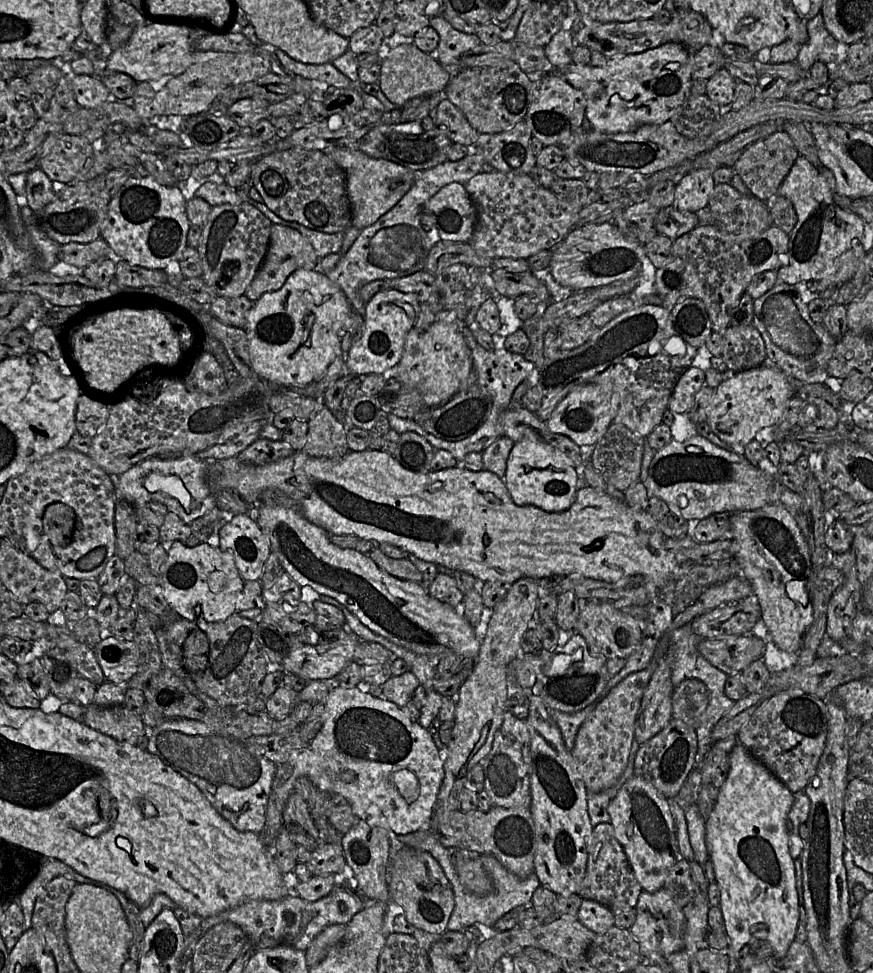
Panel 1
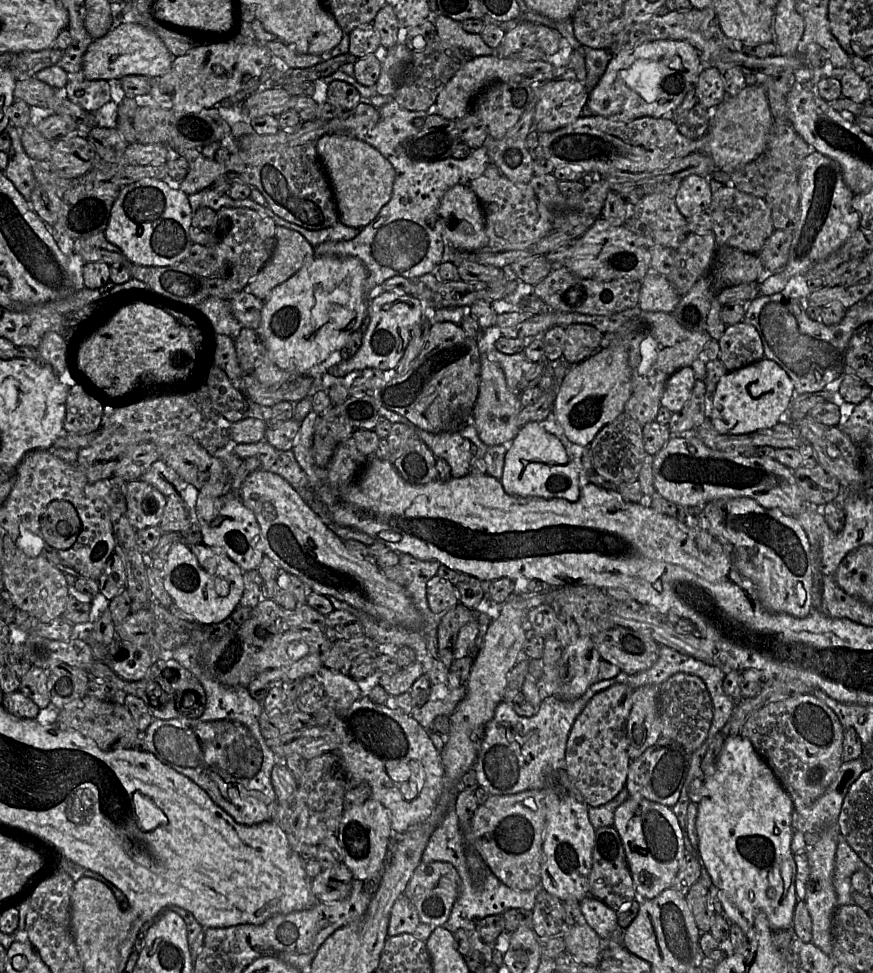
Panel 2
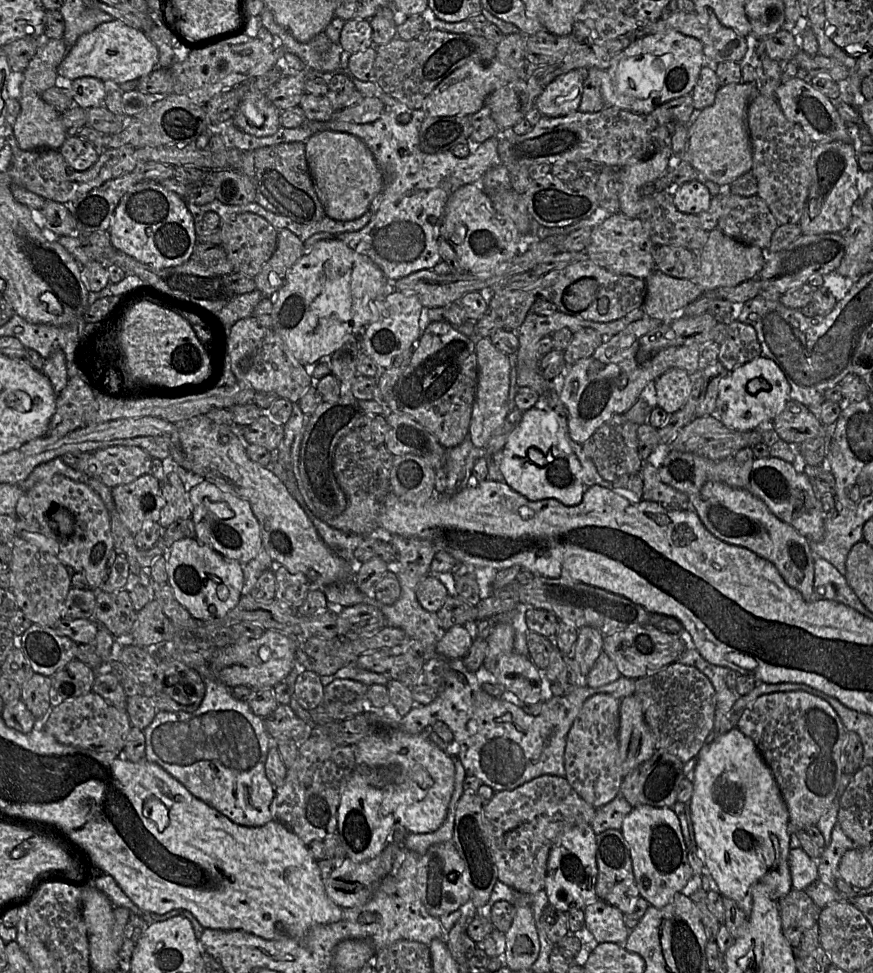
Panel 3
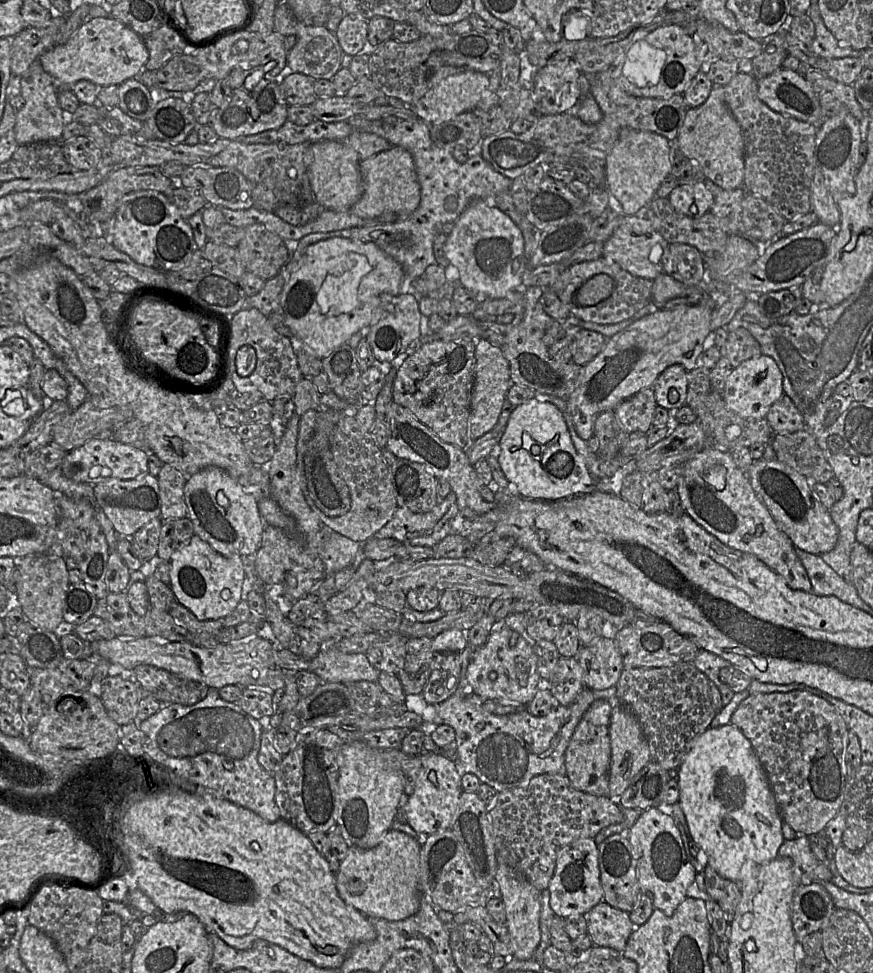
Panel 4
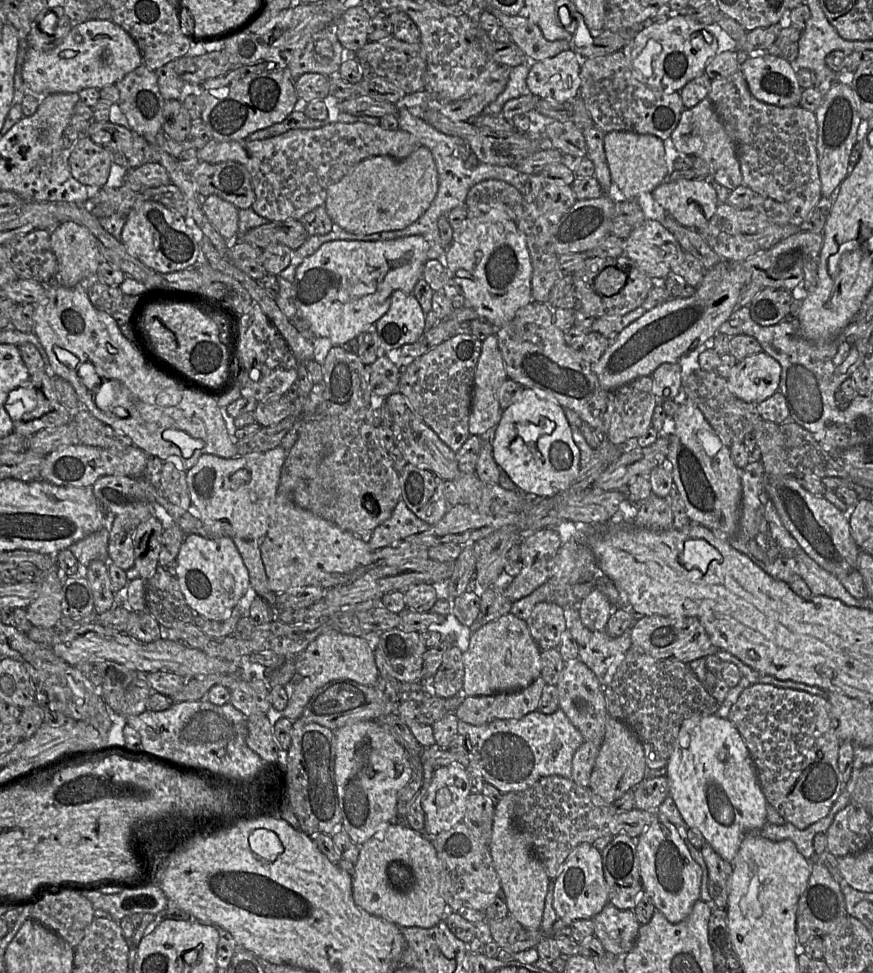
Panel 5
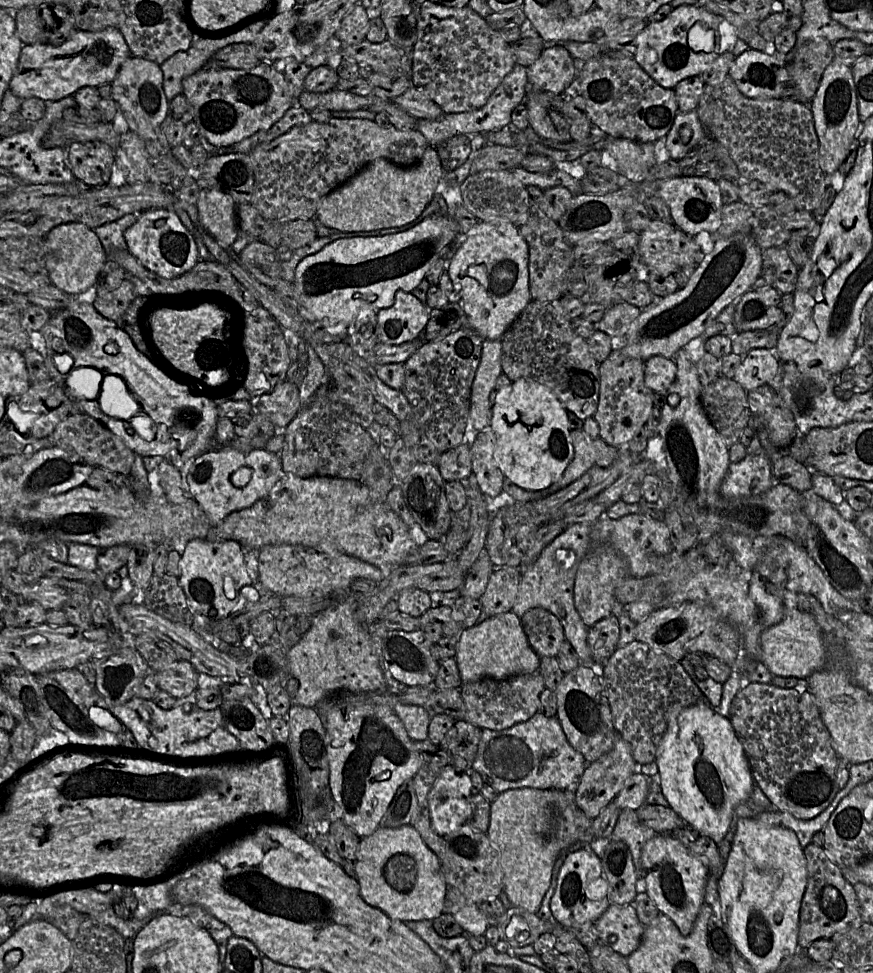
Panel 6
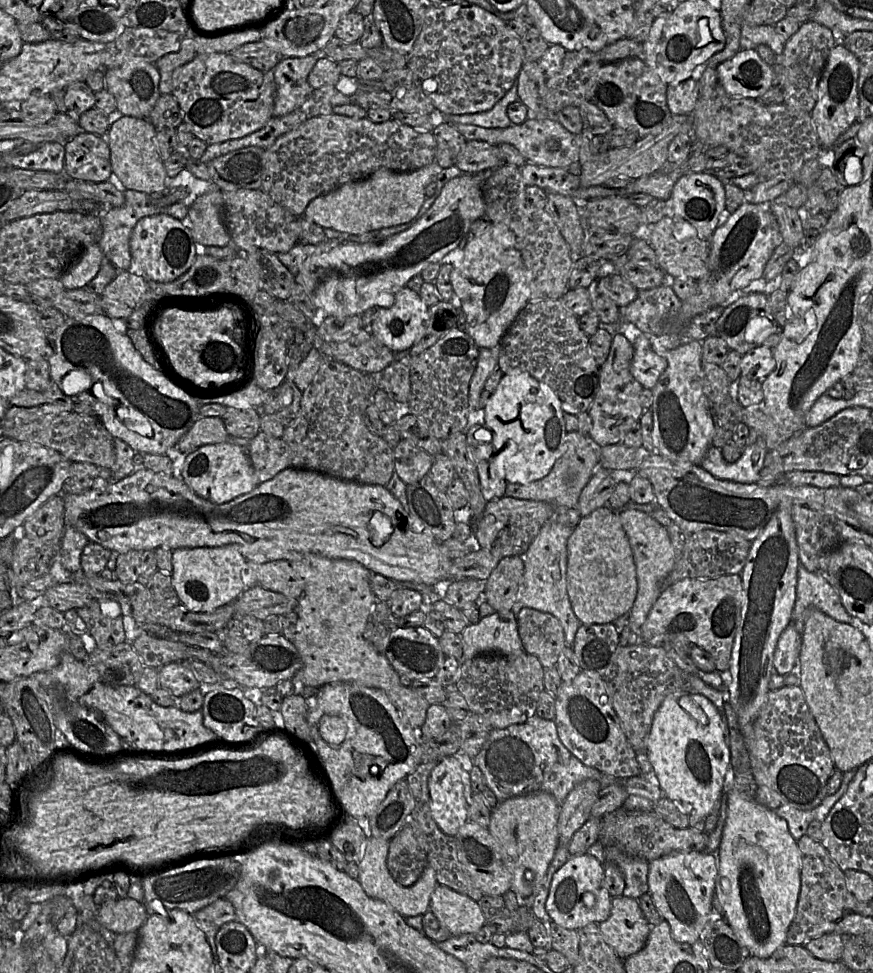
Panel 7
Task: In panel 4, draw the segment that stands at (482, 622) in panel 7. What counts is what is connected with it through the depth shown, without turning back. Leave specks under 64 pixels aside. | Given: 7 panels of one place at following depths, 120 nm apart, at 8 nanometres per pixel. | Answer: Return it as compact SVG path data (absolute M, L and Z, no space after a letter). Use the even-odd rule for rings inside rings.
M505 620L496 621L486 643L474 651L467 667L466 679L474 693L484 700L527 706L542 682L533 642L506 626Z

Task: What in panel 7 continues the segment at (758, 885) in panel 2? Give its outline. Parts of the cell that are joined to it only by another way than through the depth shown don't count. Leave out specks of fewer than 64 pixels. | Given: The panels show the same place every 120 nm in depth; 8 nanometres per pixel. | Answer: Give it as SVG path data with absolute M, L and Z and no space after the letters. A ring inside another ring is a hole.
M684 690L667 695L654 715L646 754L664 796L678 805L684 813L706 818L713 810L719 810L725 776L731 765L731 754L721 714L710 700Z

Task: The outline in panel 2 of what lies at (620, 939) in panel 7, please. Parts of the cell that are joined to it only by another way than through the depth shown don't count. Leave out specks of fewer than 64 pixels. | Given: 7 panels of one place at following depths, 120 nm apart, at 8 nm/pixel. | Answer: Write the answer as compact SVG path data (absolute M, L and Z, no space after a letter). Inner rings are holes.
M587 897L580 902L580 909L582 921L587 923L602 940L617 934L618 913L605 903L593 897Z

